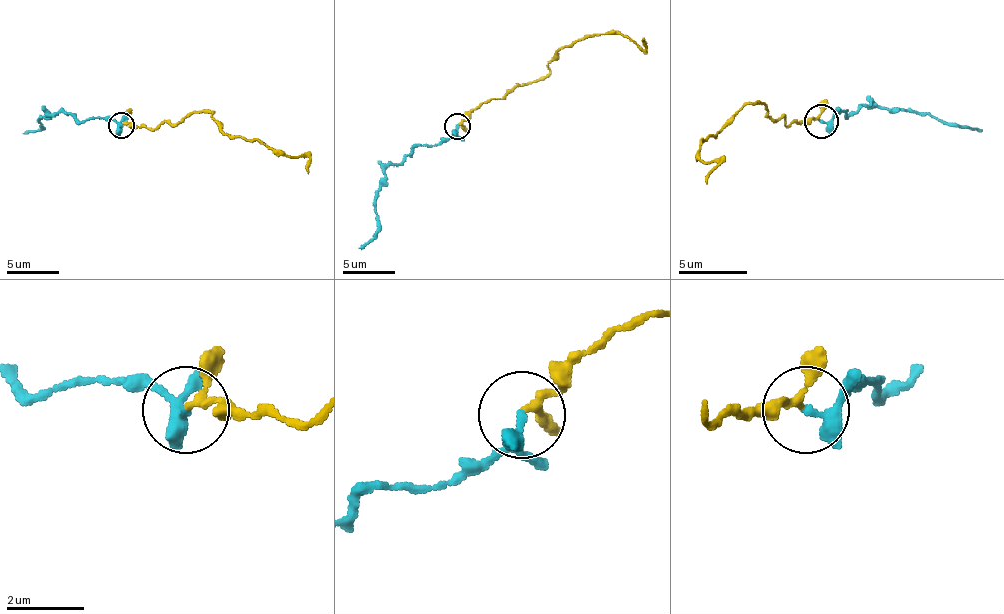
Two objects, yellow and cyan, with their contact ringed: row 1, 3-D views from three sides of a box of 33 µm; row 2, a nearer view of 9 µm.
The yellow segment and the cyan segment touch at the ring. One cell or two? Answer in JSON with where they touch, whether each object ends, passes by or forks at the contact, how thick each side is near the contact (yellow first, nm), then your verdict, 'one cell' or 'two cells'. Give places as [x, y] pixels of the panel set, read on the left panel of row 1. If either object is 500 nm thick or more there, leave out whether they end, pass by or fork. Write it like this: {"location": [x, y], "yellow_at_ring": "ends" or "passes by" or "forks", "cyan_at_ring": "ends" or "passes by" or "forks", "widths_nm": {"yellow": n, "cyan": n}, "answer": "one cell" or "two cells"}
{"location": [121, 125], "yellow_at_ring": "passes by", "cyan_at_ring": "forks", "widths_nm": {"yellow": 160, "cyan": 200}, "answer": "one cell"}

